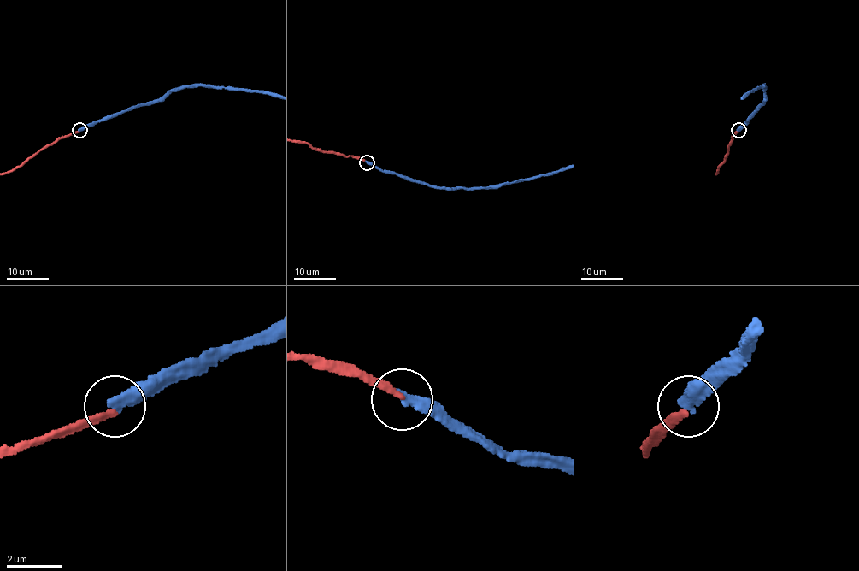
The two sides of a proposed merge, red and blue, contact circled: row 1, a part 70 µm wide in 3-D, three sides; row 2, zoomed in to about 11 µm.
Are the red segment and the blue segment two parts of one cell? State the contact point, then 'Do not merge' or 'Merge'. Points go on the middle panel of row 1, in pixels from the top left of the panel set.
Place: (367, 162). Do not merge

